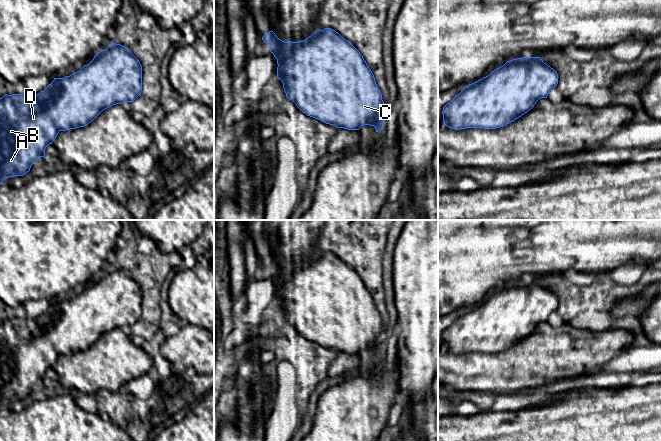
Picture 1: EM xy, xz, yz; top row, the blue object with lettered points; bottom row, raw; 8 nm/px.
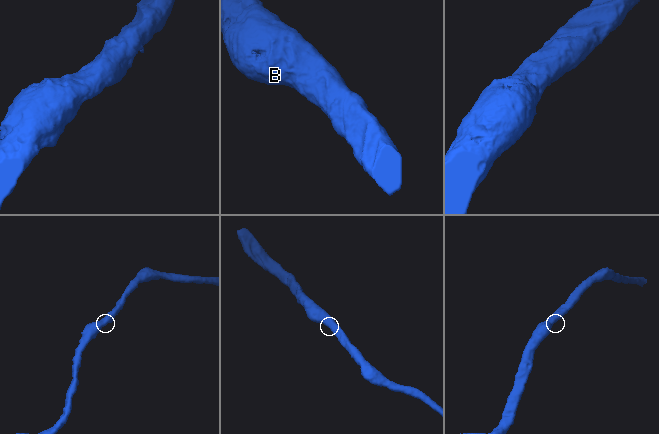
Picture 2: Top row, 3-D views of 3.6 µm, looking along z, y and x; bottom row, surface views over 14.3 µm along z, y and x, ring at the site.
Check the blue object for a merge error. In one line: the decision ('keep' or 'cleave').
keep

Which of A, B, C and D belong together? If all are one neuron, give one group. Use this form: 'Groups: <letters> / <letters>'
Groups: A B C D

